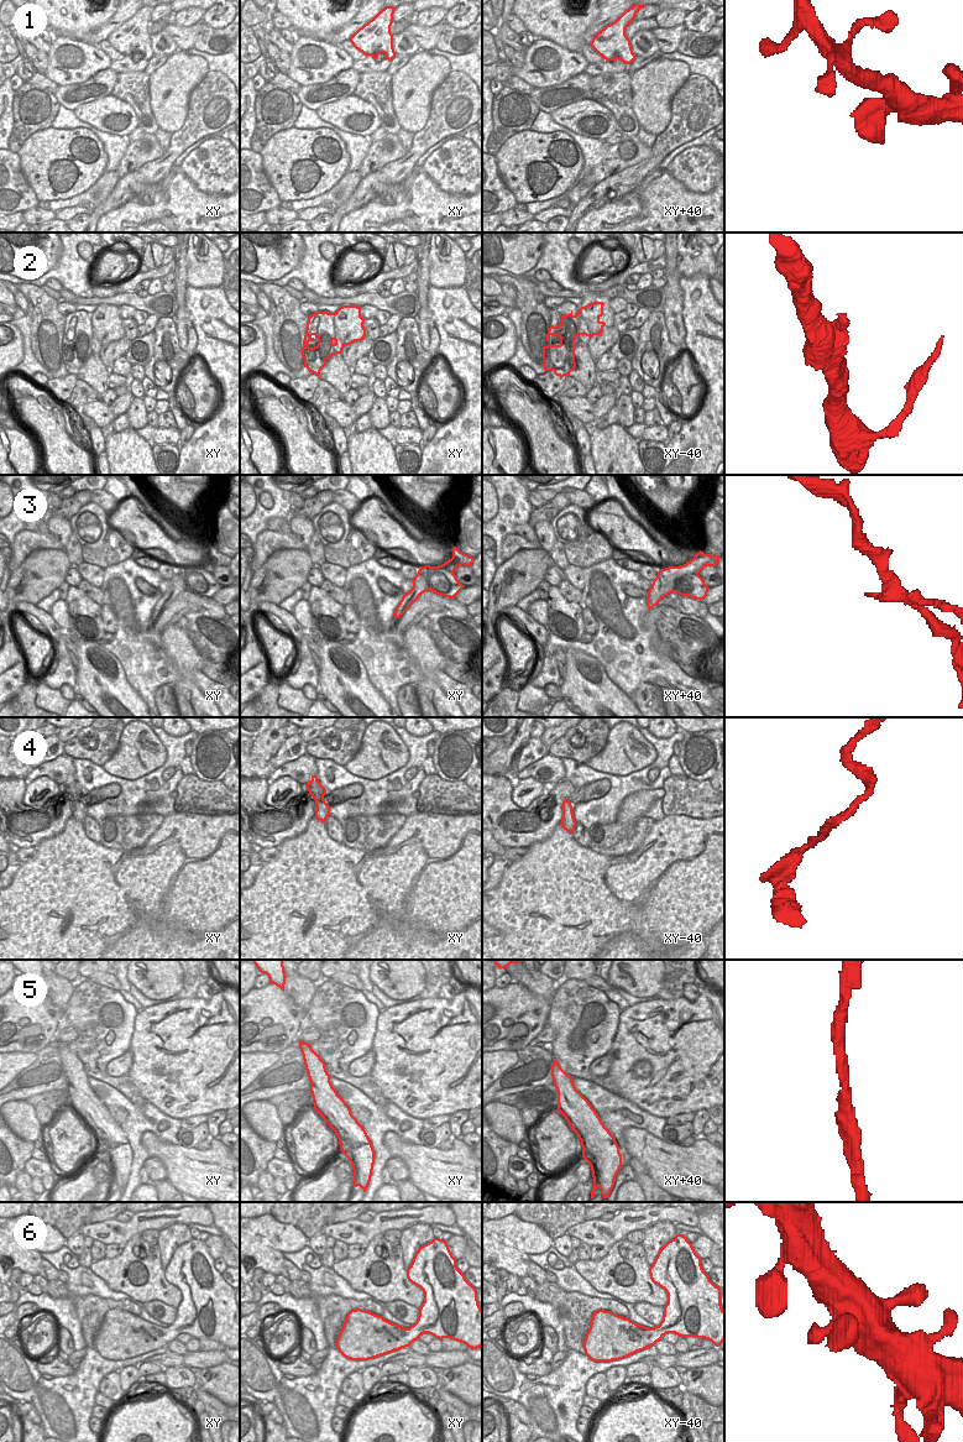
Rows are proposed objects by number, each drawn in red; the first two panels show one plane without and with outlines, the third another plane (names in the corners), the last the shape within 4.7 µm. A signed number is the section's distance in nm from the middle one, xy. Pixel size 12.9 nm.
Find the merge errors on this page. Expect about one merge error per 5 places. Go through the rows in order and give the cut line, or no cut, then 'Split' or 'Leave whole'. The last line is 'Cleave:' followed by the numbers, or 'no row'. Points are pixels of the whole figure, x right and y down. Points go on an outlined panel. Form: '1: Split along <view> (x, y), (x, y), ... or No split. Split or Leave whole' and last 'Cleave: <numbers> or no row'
1: No split. Leave whole
2: No split. Leave whole
3: Split along xy (453, 571), (443, 569), (432, 570), (427, 575), (428, 589). Split
4: No split. Leave whole
5: No split. Leave whole
6: No split. Leave whole
Cleave: 3.

